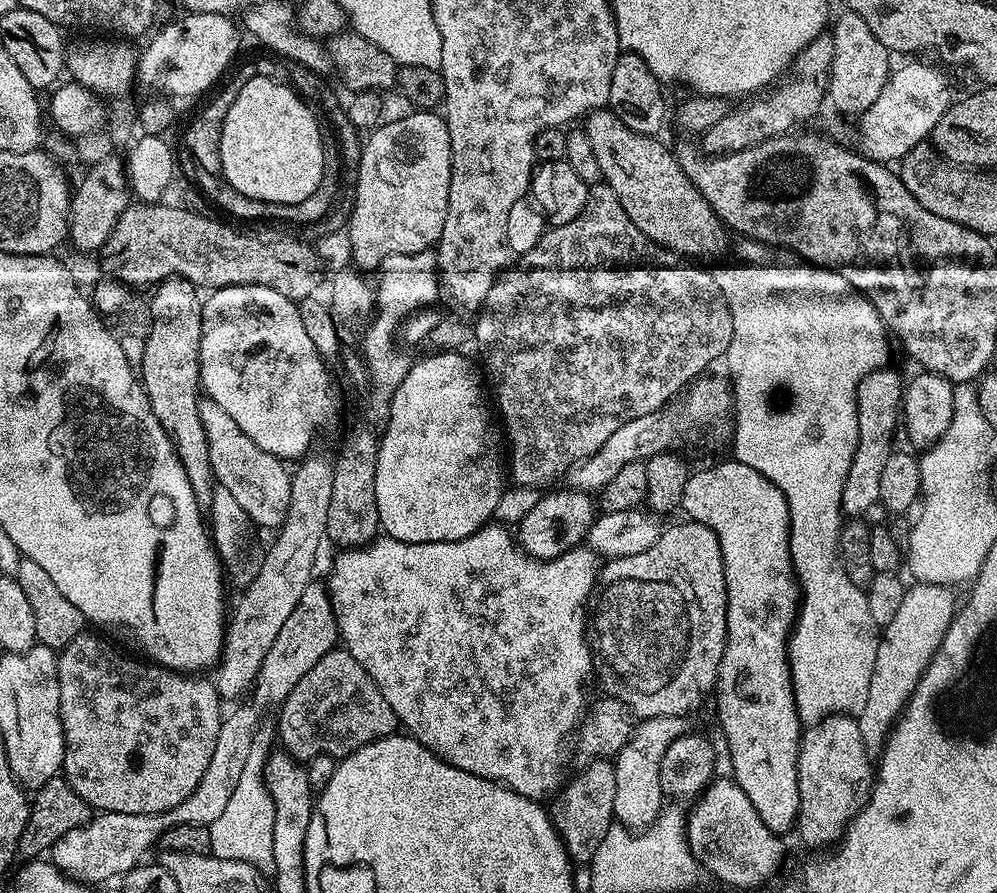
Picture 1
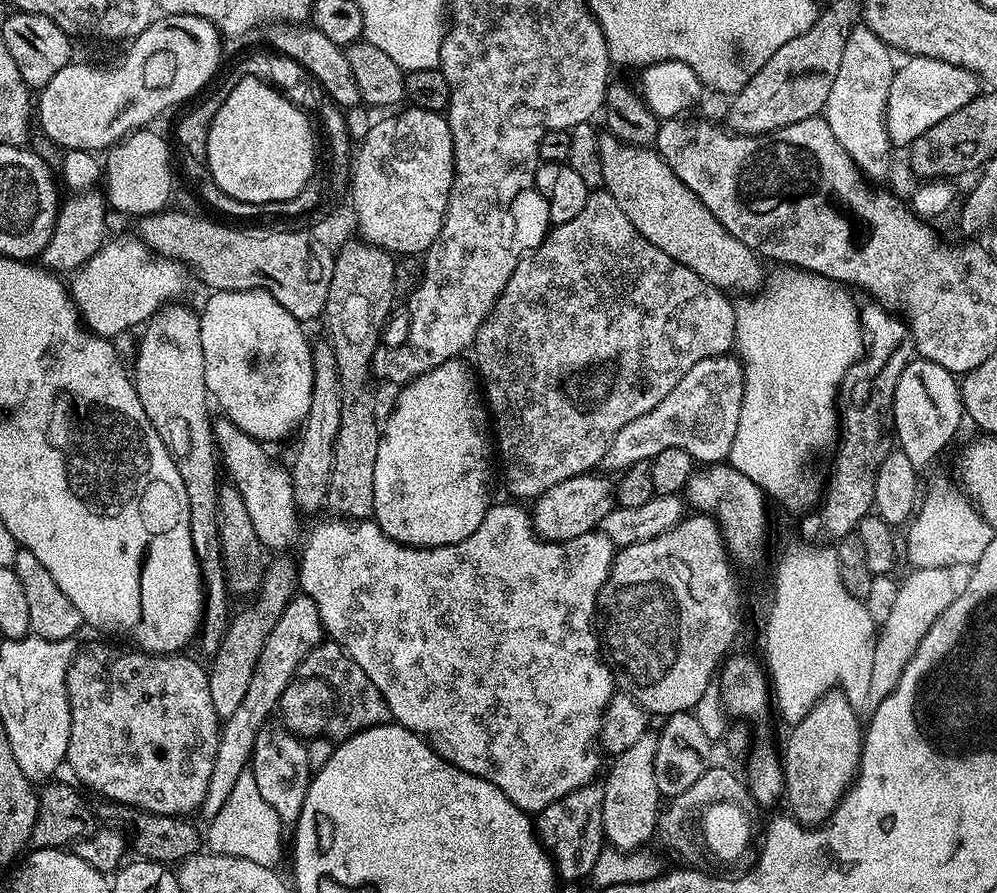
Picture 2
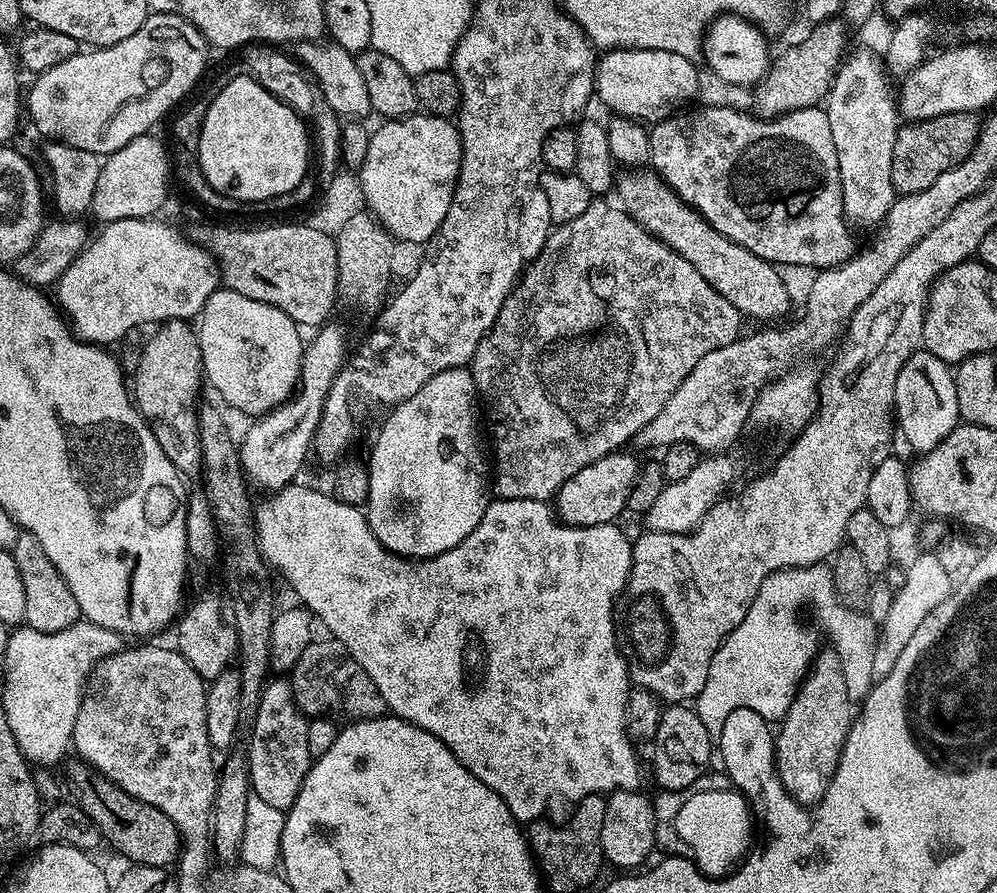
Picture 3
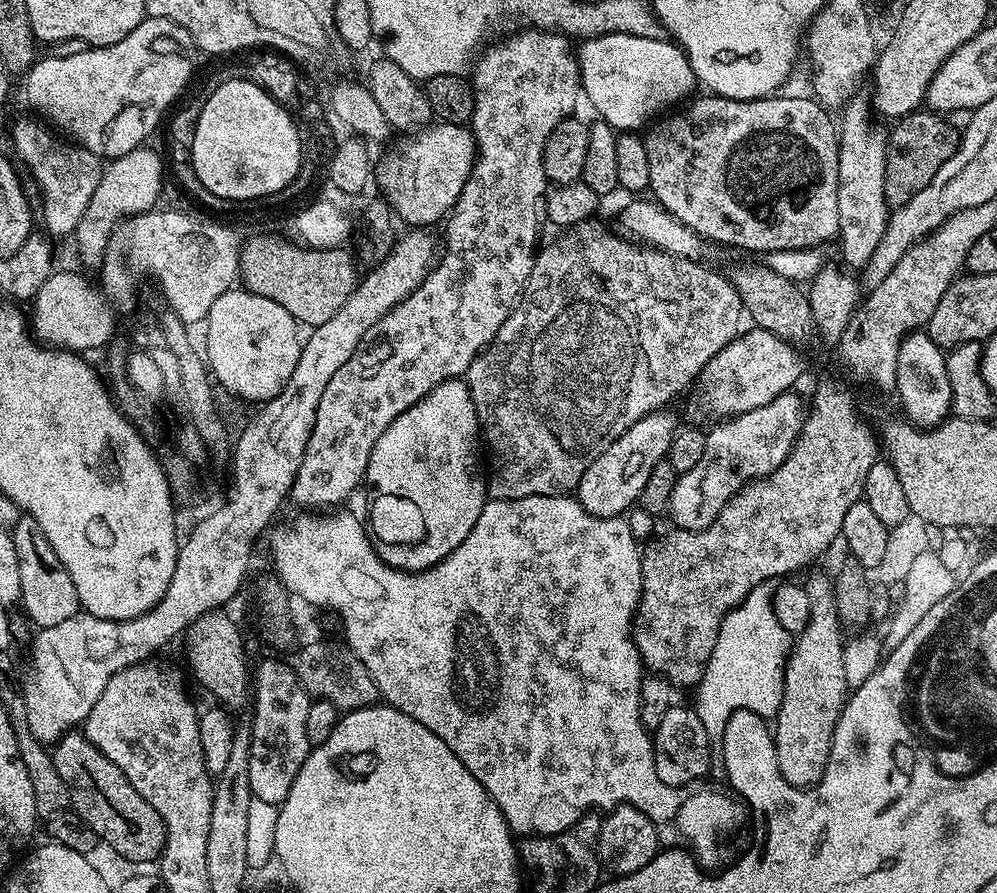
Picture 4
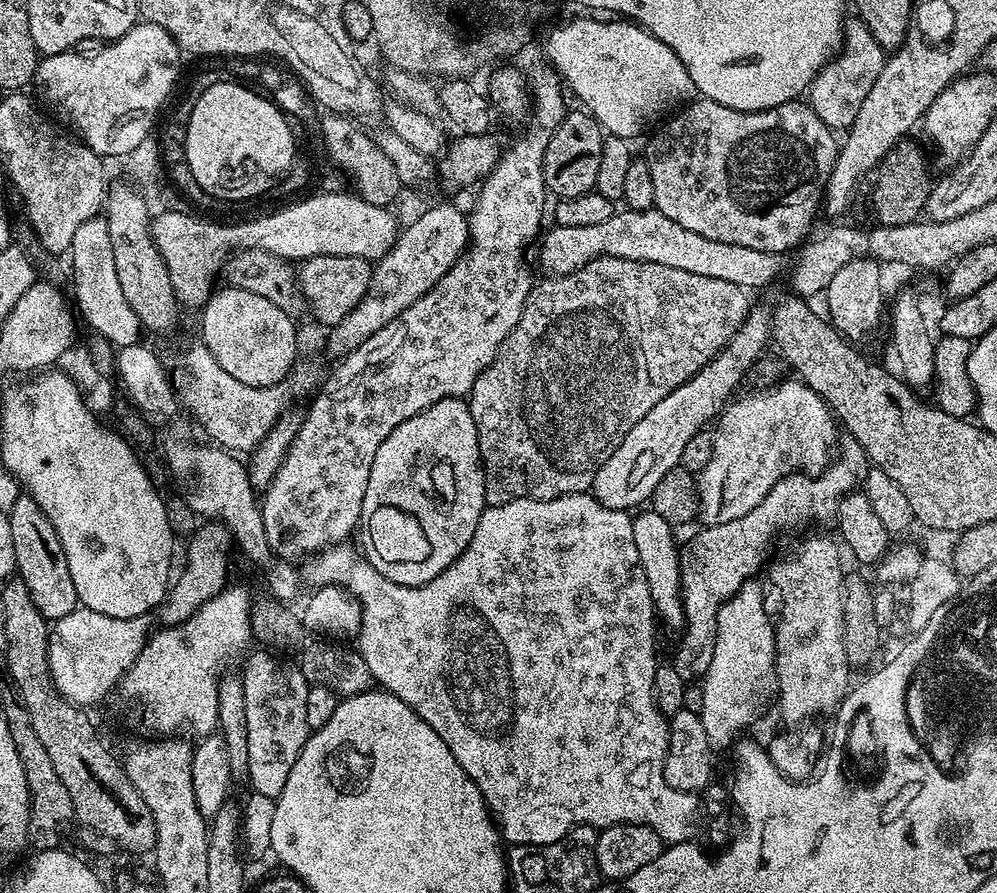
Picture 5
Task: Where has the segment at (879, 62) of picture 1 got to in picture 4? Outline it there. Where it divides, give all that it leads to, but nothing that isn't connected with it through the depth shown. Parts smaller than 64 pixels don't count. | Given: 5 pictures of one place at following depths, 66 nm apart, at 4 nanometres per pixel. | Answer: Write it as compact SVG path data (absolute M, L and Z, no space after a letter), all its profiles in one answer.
M857 94L844 105L838 116L840 161L838 162L838 245L844 251L844 260L852 270L863 269L884 237L890 209L884 197L886 182L885 133L872 132L868 123L874 120L874 109L869 97Z

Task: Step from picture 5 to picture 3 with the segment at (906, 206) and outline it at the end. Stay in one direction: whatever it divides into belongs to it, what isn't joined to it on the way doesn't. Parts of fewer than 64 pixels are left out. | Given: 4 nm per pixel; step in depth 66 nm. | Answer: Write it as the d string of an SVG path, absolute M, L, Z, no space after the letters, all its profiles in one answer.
M971 112L942 114L938 118L908 122L896 133L892 184L901 196L918 194L934 183L934 178L958 166L972 152L980 137L981 121Z

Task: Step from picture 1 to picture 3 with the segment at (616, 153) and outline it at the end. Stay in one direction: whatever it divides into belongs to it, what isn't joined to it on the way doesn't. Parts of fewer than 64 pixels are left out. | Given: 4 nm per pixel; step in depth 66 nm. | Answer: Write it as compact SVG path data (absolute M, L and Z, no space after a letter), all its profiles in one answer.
M651 170L621 171L614 181L614 196L617 196L615 199L619 207L633 220L637 220L651 236L686 258L686 262L690 262L690 266L694 266L694 270L698 270L698 274L702 274L702 278L706 278L706 282L710 282L710 286L714 286L714 290L718 290L718 294L722 294L722 298L726 298L726 302L730 302L730 306L734 306L741 317L776 322L779 316L787 314L792 300L788 297L788 288L784 285L783 278L776 273L779 272L777 265L758 258L758 254L750 254L750 250L746 250L746 246L738 246L738 242L730 242L726 234L718 234L718 230L714 230L714 226L710 226L710 222L706 222L702 214L698 214L686 202L682 202L682 198L678 198L678 194L661 176Z

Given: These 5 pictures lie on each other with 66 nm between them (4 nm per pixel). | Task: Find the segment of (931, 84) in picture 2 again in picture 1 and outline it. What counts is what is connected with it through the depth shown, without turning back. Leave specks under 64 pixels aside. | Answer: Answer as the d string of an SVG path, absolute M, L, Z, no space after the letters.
M904 64L889 75L882 94L878 94L874 106L858 117L860 124L859 151L870 160L899 162L914 146L925 143L931 137L938 118L954 103L952 84L944 72L928 64Z

